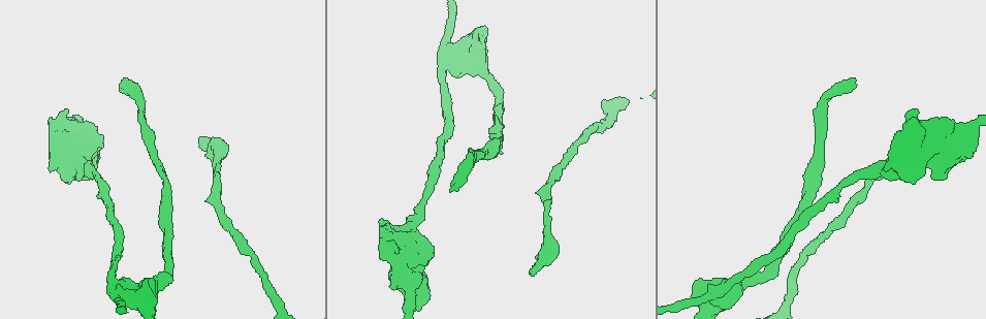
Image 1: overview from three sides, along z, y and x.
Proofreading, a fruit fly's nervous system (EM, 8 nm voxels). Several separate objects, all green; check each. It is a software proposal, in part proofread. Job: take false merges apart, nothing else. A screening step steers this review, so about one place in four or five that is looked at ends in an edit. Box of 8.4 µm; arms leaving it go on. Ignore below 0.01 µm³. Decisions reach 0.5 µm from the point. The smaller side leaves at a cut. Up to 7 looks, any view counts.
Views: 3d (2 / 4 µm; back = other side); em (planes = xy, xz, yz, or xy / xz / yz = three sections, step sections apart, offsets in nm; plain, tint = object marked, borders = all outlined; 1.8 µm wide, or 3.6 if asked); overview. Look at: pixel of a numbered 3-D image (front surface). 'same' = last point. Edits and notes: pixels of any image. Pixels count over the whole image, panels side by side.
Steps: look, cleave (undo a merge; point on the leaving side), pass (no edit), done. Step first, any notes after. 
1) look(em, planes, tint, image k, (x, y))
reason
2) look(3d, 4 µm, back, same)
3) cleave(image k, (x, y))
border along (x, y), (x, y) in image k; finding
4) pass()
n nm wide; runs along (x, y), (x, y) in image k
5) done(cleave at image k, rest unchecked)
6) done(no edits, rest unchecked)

look(3d, 4 µm, image 1, (135, 293))
sharp bend

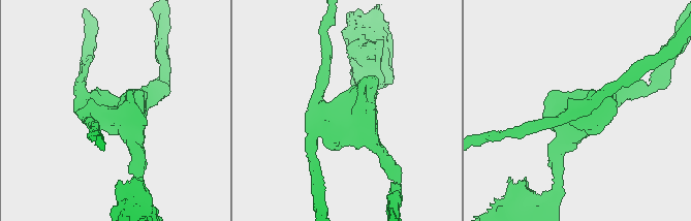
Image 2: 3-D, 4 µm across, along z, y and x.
look(em, 3.6 µm, yz, step 4, tint, image 2, (592, 113))
shape alone is not enough

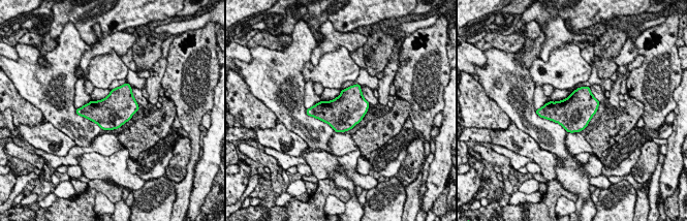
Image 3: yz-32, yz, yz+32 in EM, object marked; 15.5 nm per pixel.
look(em, 3.6 µm, xy, step 4, tint, same)

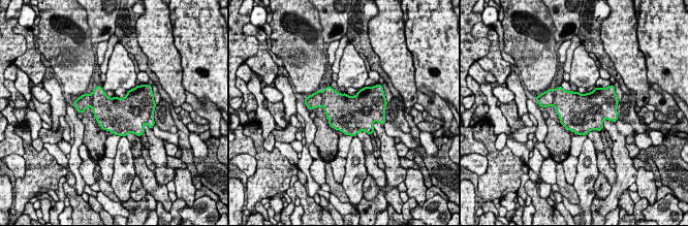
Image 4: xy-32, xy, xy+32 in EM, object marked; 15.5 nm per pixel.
cleave(image 4, (567, 104))
600 nm wide; two neurons meet here

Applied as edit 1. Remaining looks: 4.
look(3d, 2 µm, image 1, (959, 129))
touches itself

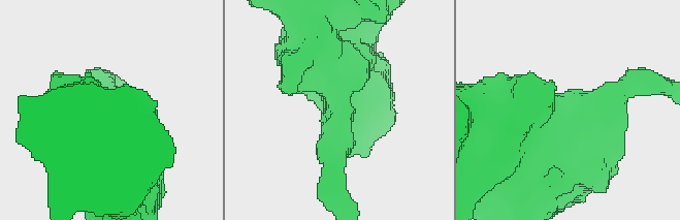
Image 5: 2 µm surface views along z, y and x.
look(em, xz, step 16, tint, image 5, (337, 109))
arms of 220, 500 nm; now the EM

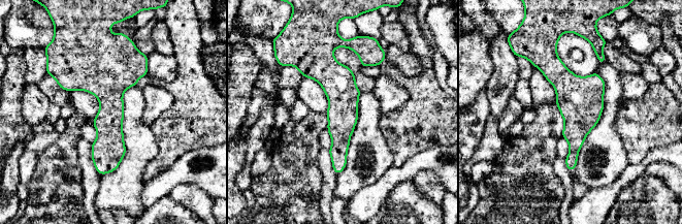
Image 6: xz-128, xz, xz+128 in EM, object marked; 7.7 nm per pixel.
pass()
220 nm wide; runs along (327, 51), (339, 86), (337, 170) in image 6; all the same neuron

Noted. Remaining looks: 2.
look(em, planes, plain, image 1, (217, 162))
sudden change in width

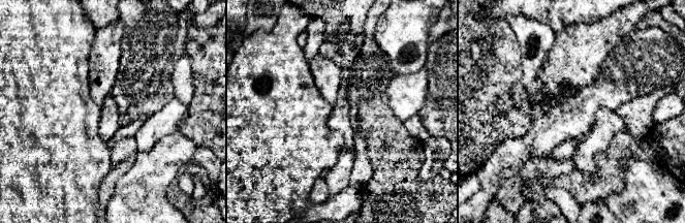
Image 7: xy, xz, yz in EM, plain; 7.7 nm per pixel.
look(em, planes, tint, same)
with the object marked

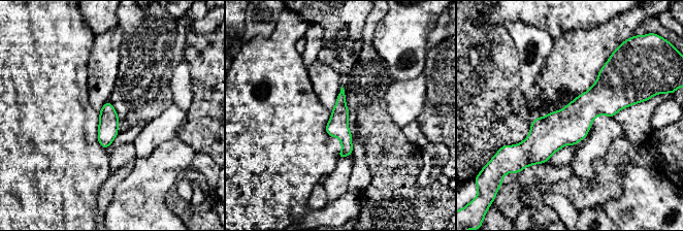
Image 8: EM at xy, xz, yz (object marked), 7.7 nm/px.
pass()
160 nm wide; runs along (631, 100), (597, 100), (519, 147) in image 8; one neuron here

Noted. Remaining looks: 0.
done(cleave at image 4, rest unchecked)

